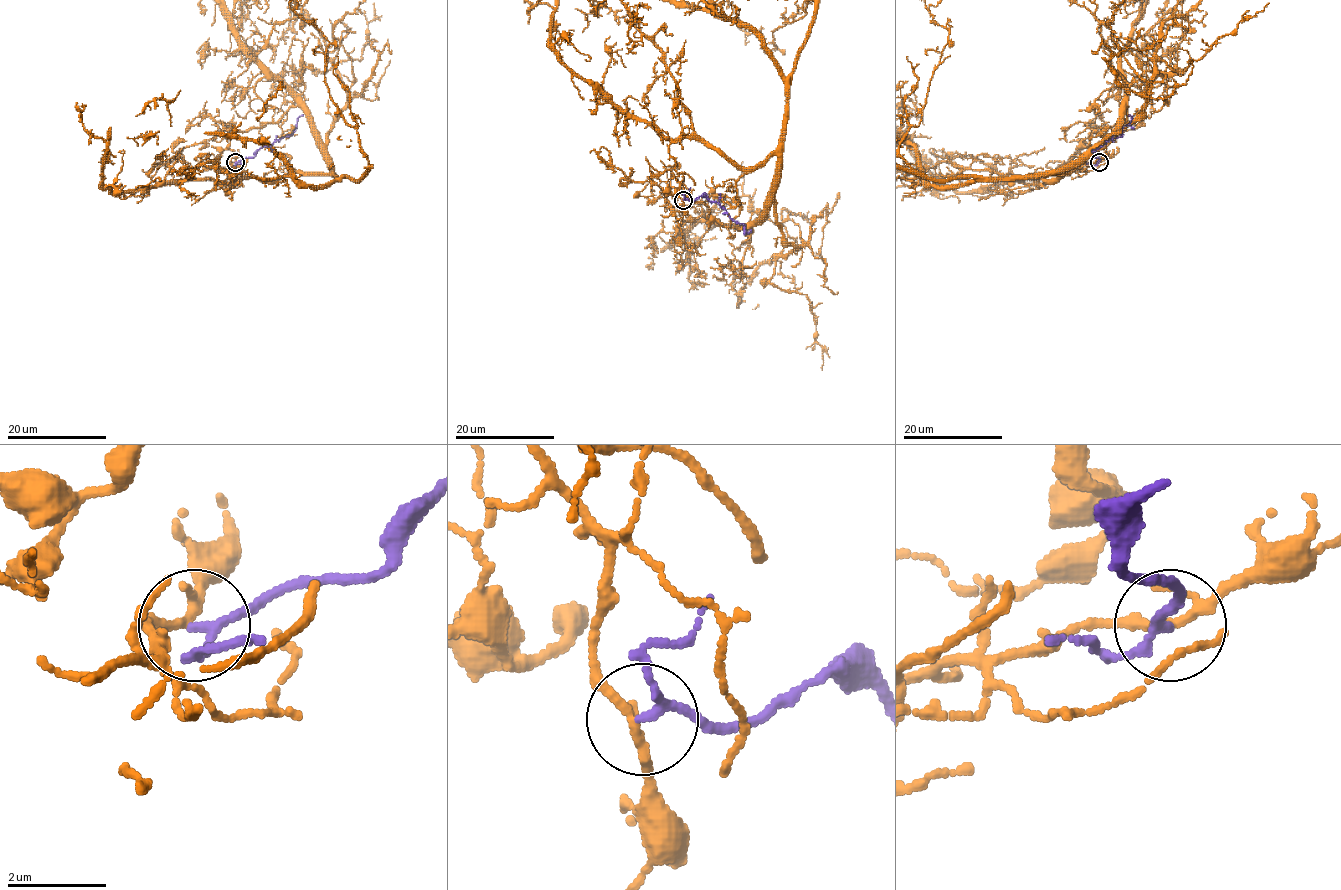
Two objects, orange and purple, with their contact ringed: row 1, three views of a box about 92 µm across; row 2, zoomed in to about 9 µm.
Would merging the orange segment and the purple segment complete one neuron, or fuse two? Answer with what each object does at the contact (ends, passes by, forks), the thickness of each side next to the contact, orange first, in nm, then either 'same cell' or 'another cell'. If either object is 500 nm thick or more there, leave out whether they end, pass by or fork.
orange forks | purple passes by | 140/150 nm | another cell

